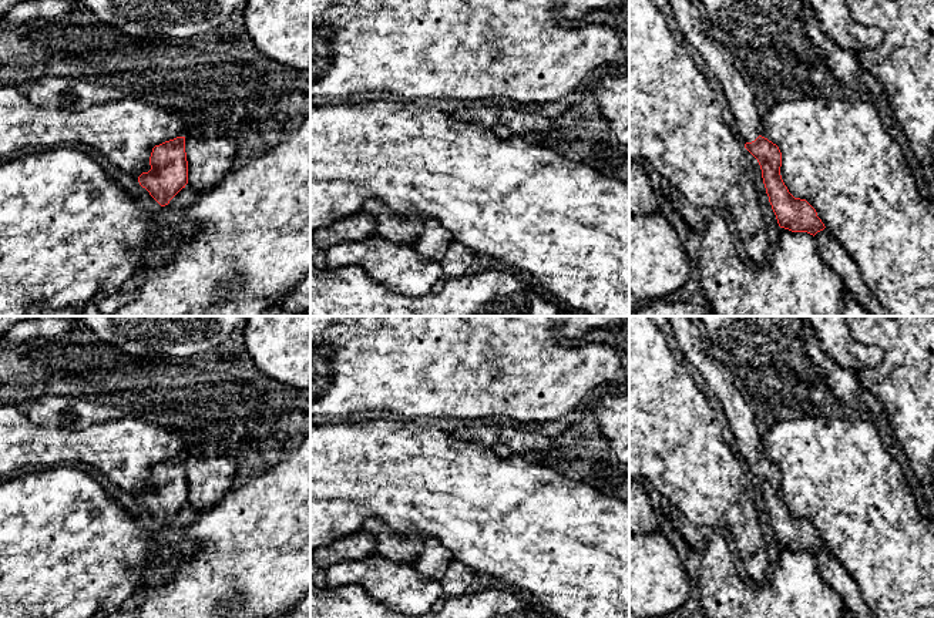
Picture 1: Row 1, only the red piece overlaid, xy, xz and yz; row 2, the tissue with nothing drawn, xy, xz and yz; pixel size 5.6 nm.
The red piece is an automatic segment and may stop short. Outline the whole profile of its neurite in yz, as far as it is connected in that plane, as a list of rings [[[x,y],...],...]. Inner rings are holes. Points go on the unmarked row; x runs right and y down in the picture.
[[[666,316],[666,319],[686,360],[699,370],[722,403],[740,460],[760,484],[766,513],[779,545],[814,555],[826,545],[816,528],[806,518],[794,517],[785,504],[780,494],[782,471],[776,463],[760,454],[762,433],[756,426],[753,412],[735,387],[730,373],[710,355],[703,333],[689,316]]]

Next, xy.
[[[177,456],[152,467],[151,488],[138,496],[149,514],[165,525],[188,503],[185,456]]]

